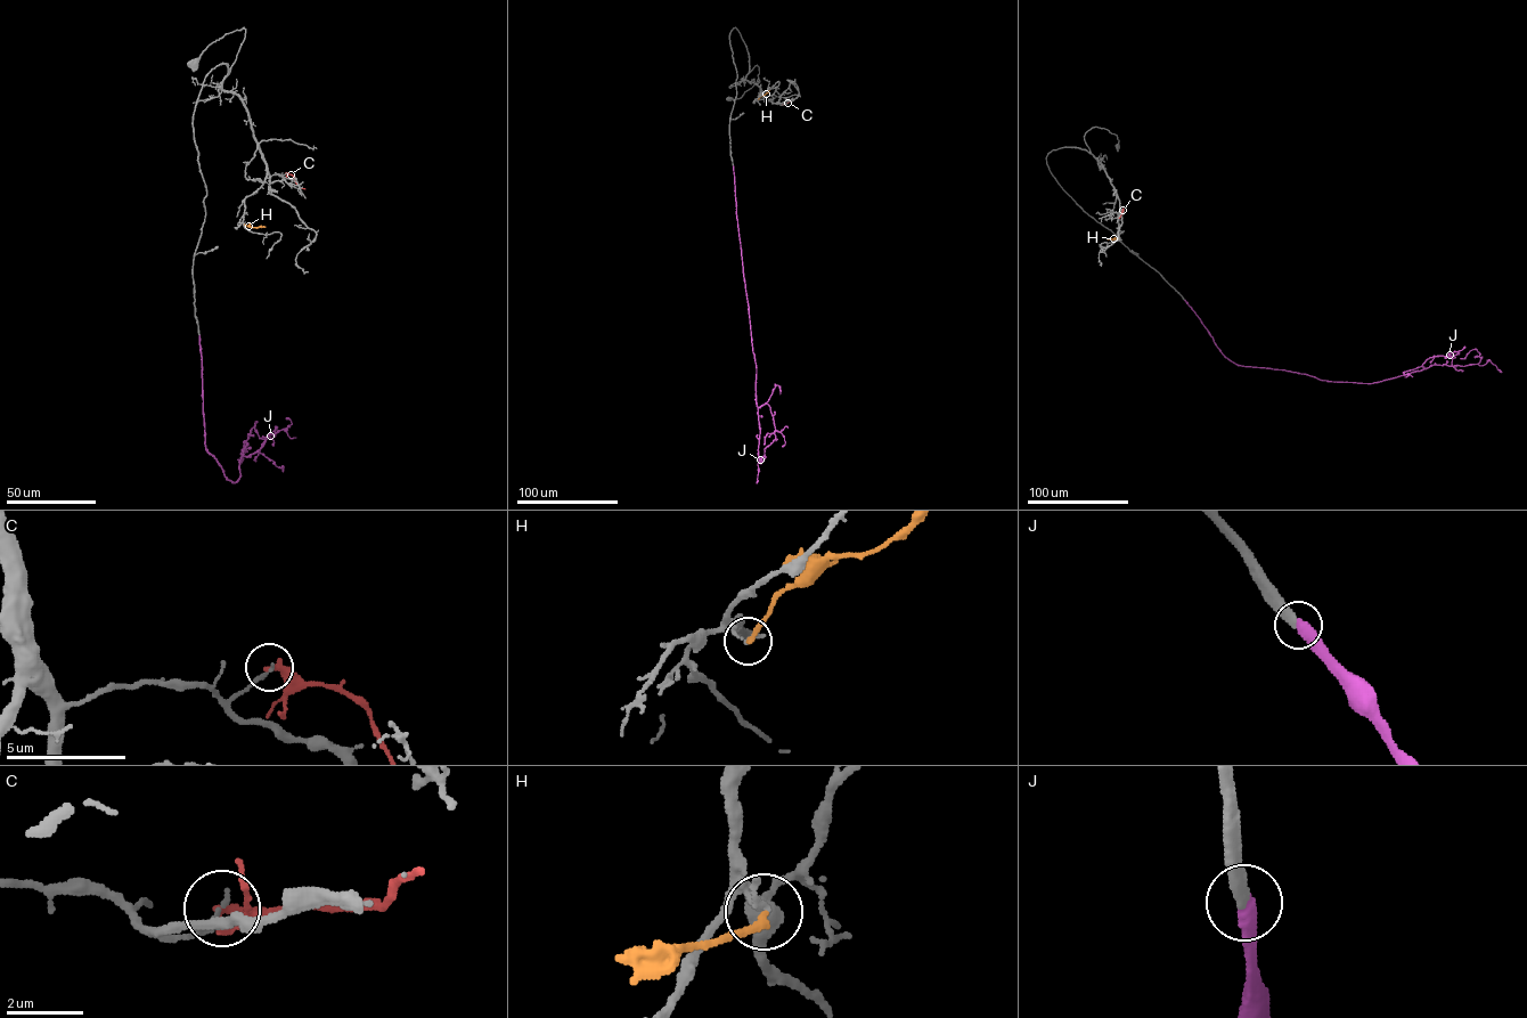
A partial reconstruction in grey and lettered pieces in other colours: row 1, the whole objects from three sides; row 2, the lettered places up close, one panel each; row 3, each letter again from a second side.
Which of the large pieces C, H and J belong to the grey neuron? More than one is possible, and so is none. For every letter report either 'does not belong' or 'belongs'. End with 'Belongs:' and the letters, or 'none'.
C: does not belong
H: does not belong
J: belongs
Belongs: J

